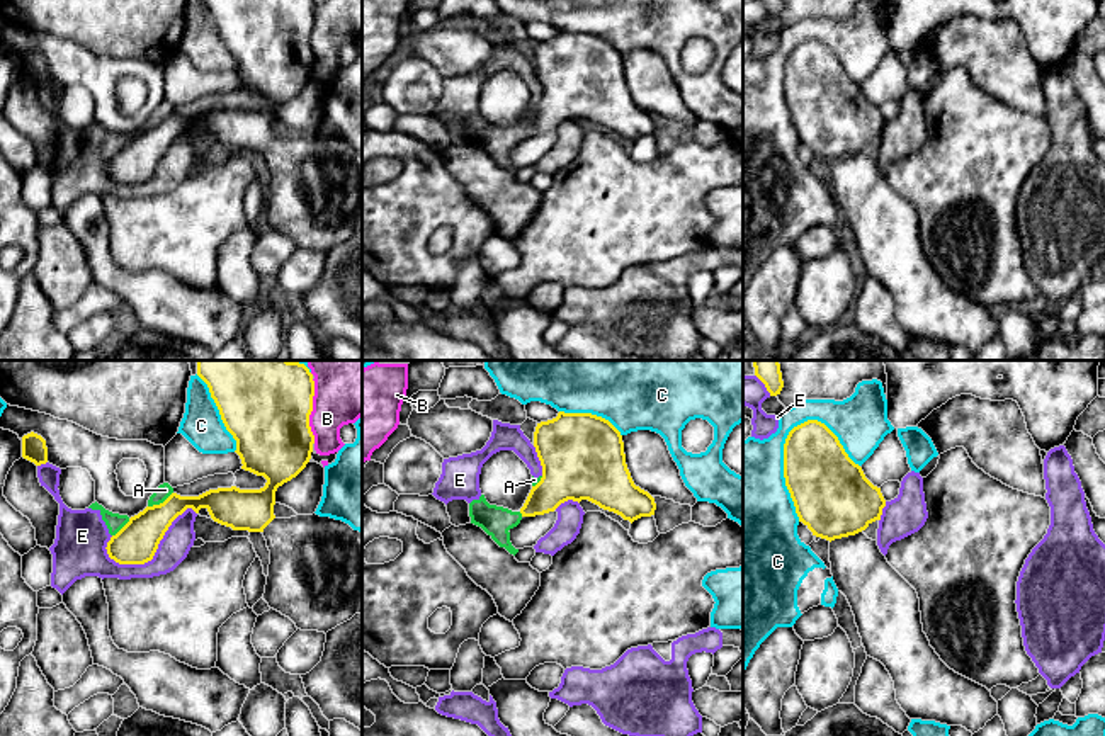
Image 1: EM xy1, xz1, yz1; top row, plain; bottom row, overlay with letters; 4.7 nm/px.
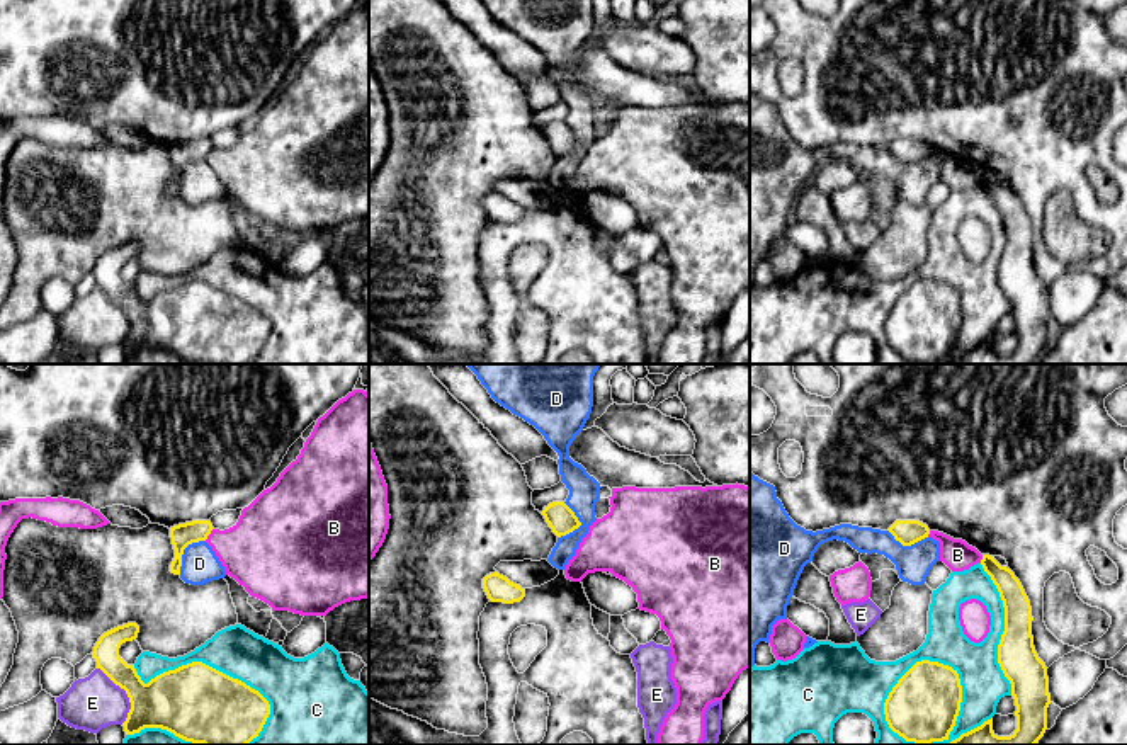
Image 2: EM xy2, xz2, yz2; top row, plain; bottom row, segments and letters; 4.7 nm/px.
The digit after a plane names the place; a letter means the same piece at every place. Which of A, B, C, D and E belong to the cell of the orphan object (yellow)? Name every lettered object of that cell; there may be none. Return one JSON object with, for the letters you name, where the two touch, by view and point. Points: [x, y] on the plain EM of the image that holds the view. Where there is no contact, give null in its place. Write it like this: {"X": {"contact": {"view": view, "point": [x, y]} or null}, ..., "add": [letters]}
{"add": []}

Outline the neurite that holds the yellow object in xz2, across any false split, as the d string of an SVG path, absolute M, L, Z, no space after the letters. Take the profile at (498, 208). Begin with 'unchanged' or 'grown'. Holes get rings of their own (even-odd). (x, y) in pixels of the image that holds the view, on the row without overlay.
unchanged; M498 191L490 192L483 197L483 208L491 221L513 223L525 216L525 208L510 201Z

